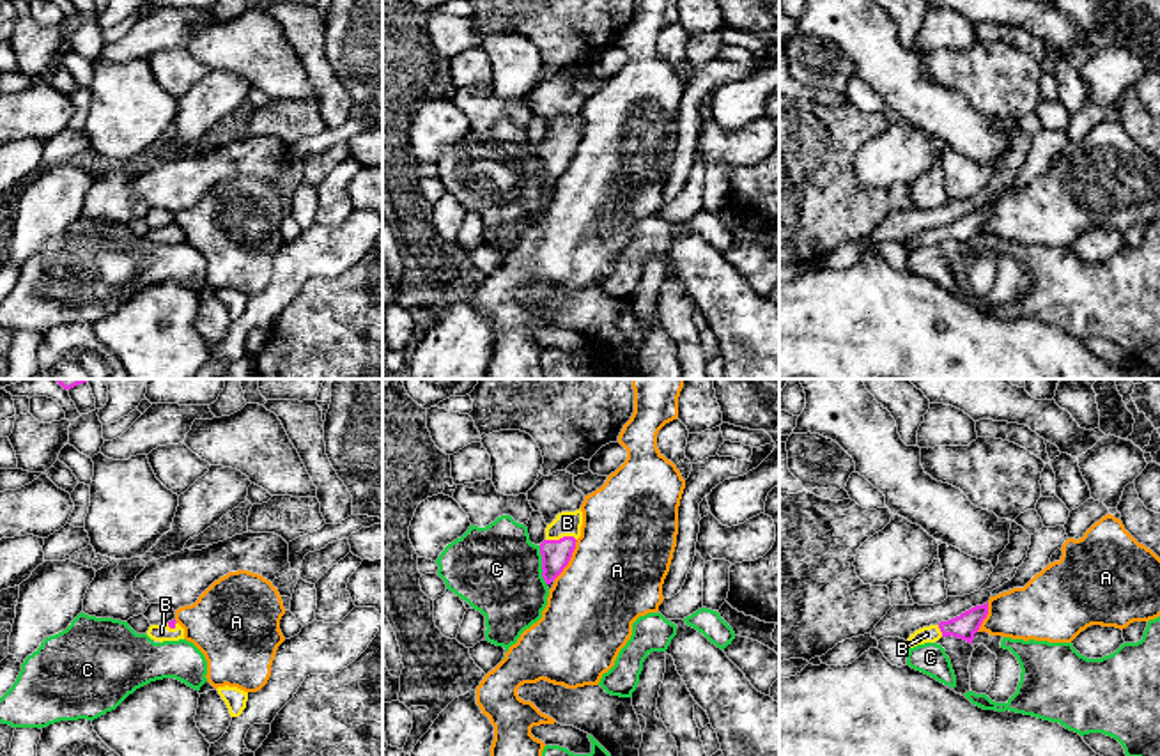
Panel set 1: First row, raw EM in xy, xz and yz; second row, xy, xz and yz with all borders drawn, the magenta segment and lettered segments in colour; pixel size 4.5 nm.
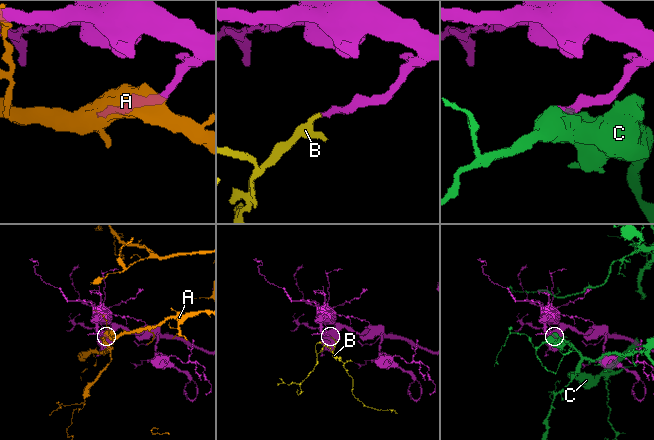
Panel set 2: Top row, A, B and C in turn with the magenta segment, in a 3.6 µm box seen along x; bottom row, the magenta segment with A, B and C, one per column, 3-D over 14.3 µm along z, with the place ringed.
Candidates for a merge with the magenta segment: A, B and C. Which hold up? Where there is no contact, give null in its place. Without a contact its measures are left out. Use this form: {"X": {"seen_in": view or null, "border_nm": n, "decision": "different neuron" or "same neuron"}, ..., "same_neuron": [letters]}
{"A": {"seen_in": "xz", "border_nm": 220, "decision": "different neuron"}, "B": {"seen_in": "xz", "border_nm": 140, "decision": "same neuron"}, "C": {"seen_in": "xz", "border_nm": 190, "decision": "different neuron"}, "same_neuron": ["B"]}

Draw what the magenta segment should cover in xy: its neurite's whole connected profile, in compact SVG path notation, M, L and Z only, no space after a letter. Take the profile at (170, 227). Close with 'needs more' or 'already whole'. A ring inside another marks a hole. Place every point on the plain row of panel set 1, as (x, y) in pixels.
M172 223L168 227L151 228L147 239L159 246L179 244L184 243L184 232L175 223Z; needs more

